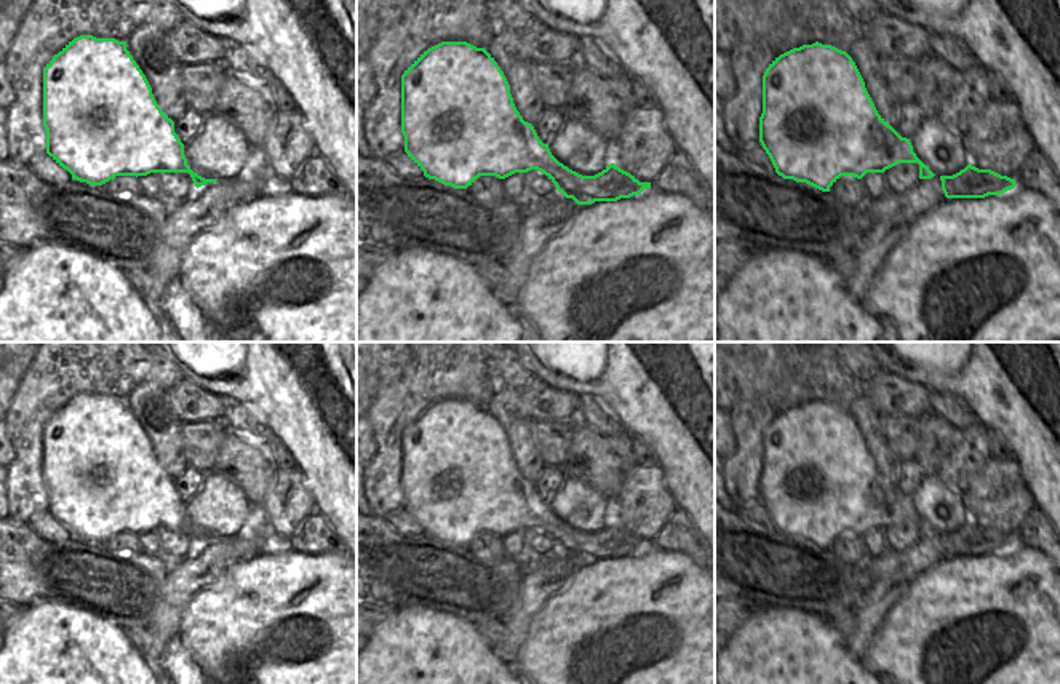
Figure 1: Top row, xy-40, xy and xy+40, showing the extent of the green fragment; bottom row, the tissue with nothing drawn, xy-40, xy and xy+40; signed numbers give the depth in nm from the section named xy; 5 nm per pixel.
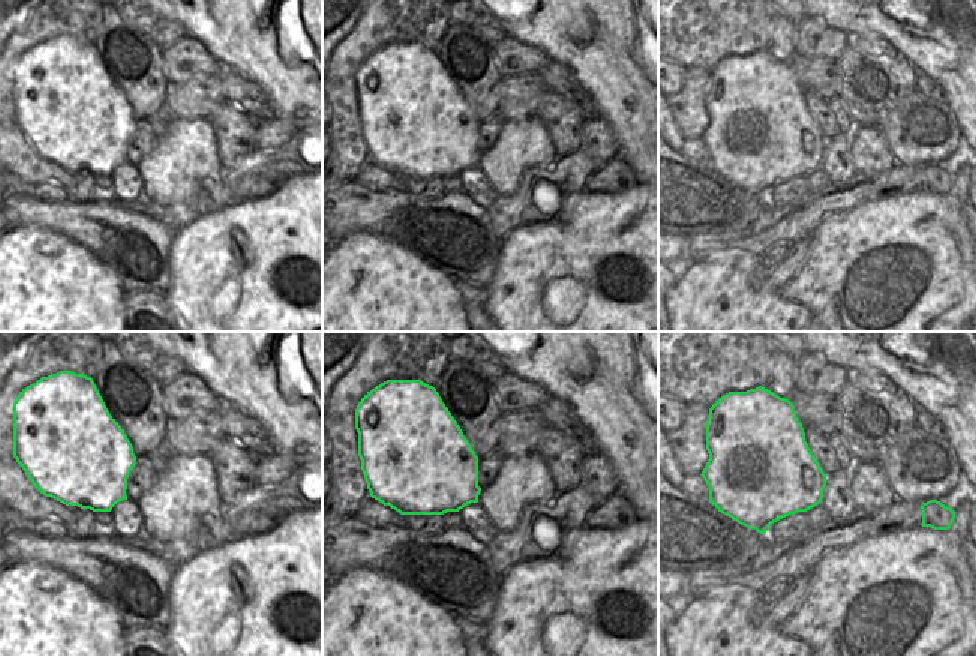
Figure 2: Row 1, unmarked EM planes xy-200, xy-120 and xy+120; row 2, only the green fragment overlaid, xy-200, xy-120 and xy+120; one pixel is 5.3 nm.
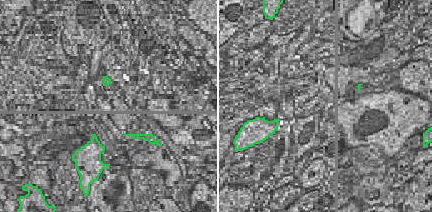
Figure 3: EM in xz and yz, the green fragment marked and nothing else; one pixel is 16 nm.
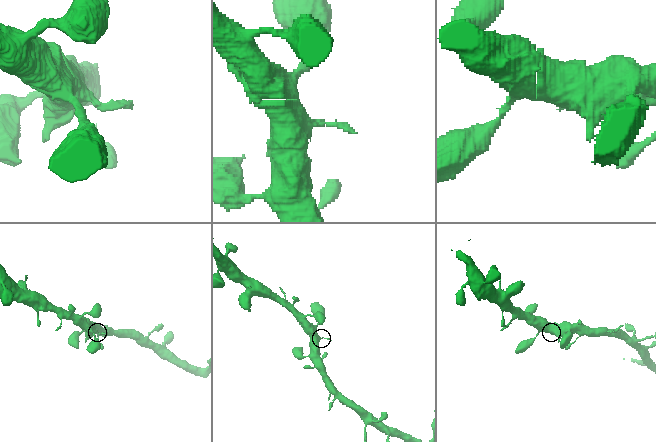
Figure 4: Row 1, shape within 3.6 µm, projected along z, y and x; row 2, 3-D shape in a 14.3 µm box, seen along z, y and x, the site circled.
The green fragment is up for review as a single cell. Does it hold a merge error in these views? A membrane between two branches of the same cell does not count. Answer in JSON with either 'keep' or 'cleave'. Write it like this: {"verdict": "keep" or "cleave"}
{"verdict": "keep"}

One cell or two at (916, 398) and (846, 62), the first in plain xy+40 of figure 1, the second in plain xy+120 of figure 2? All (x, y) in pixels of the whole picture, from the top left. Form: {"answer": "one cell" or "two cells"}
{"answer": "two cells"}

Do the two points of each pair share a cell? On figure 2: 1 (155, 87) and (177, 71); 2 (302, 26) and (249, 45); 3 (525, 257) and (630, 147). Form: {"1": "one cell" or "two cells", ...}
{"1": "two cells", "2": "one cell", "3": "two cells"}

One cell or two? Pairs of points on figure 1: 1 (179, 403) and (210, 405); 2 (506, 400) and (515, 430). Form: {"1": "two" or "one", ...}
{"1": "one", "2": "one"}

